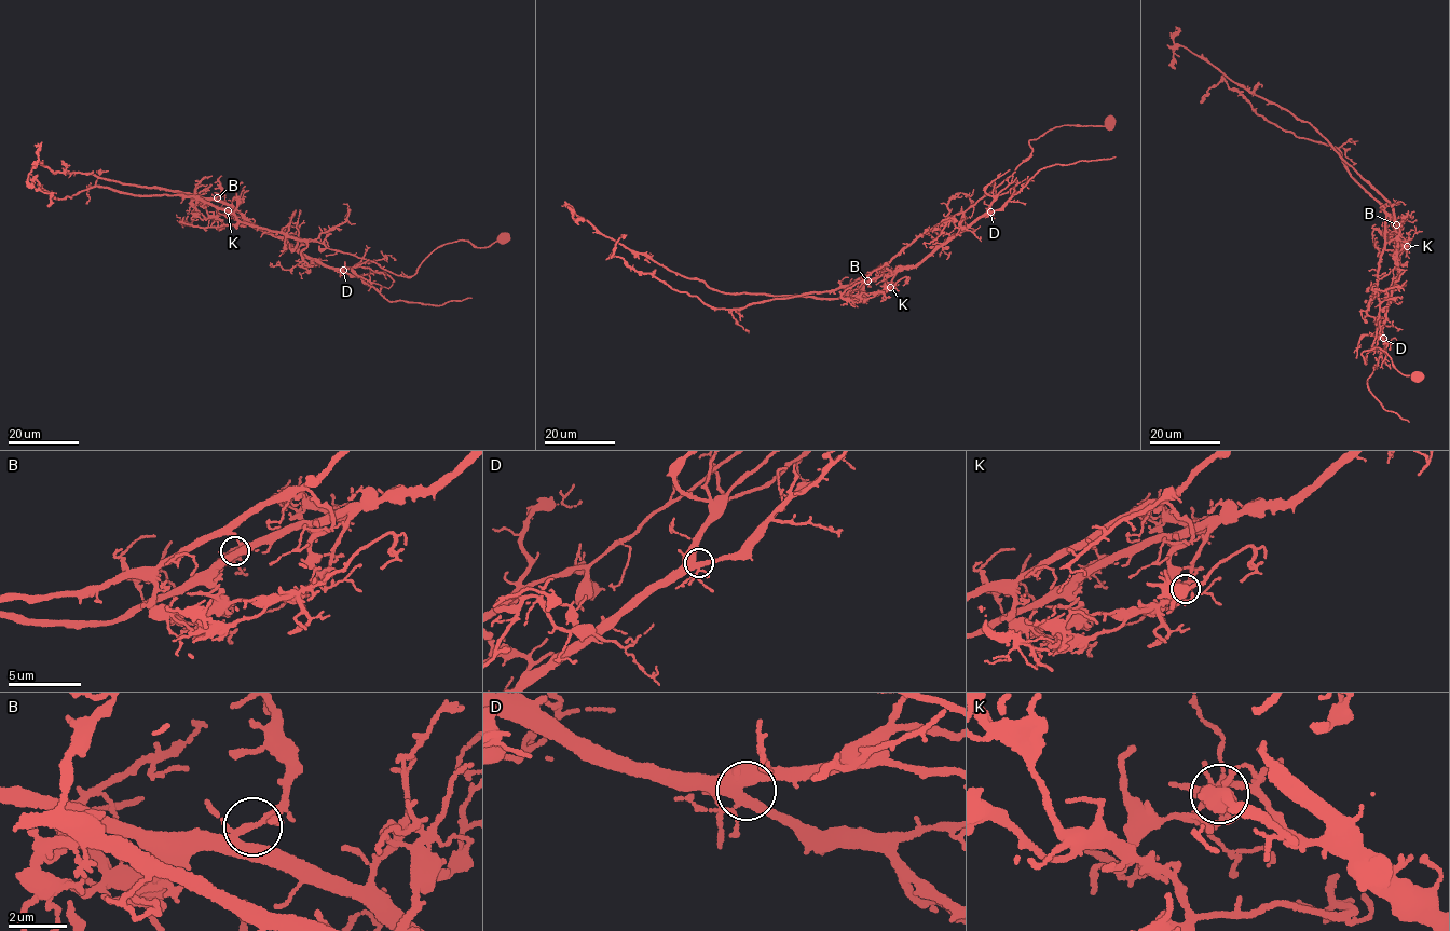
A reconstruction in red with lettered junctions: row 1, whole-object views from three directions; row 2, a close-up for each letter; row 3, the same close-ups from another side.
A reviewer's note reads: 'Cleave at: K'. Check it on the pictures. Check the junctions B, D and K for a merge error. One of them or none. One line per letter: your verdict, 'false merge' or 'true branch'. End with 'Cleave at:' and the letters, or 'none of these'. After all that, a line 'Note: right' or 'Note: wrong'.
B: true branch
D: true branch
K: false merge
Cleave at: K
Note: right

